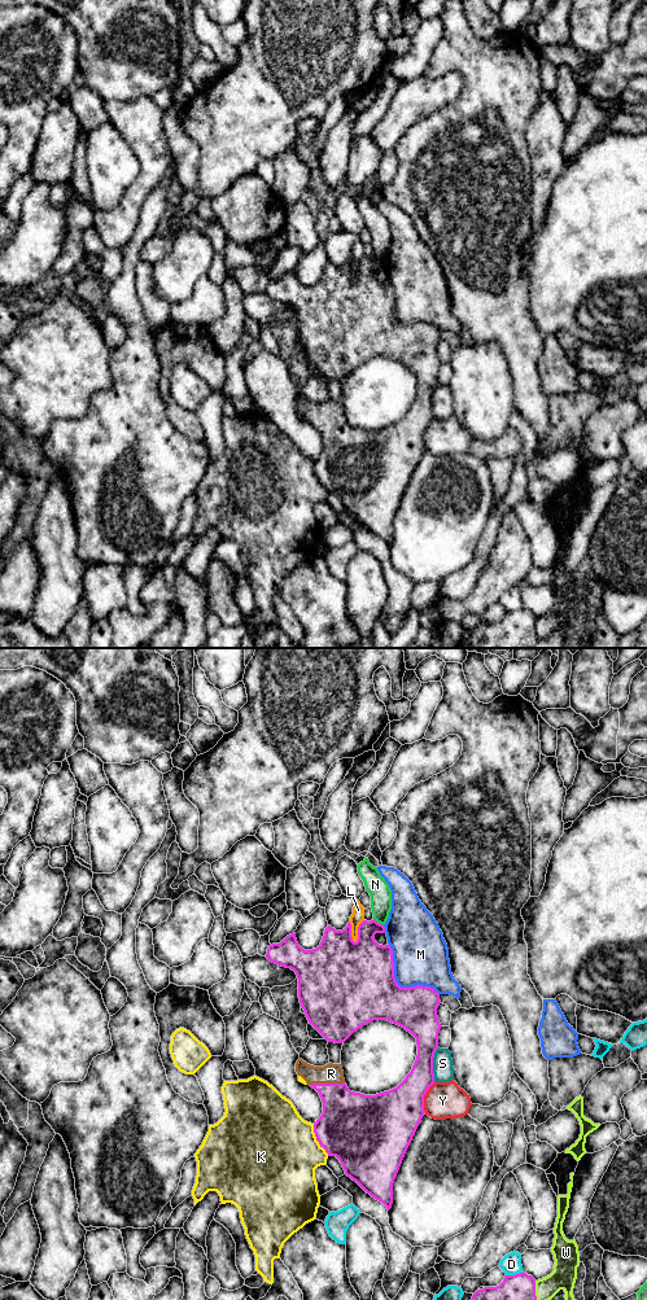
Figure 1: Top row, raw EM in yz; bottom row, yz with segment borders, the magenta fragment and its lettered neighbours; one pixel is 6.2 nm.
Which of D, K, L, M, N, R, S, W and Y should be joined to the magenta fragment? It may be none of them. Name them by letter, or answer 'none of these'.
R

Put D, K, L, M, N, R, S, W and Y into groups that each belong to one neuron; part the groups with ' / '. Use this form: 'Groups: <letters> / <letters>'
Groups: D / K / L / M / N / R / S / W / Y

